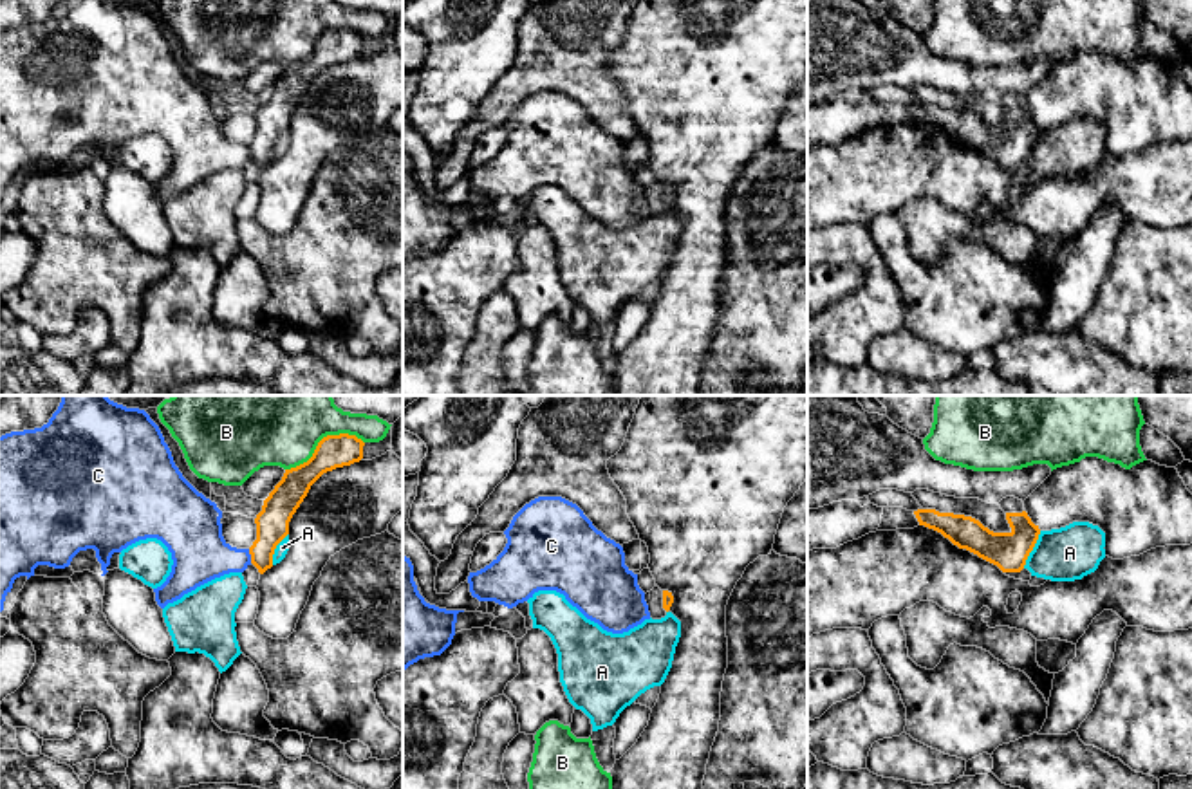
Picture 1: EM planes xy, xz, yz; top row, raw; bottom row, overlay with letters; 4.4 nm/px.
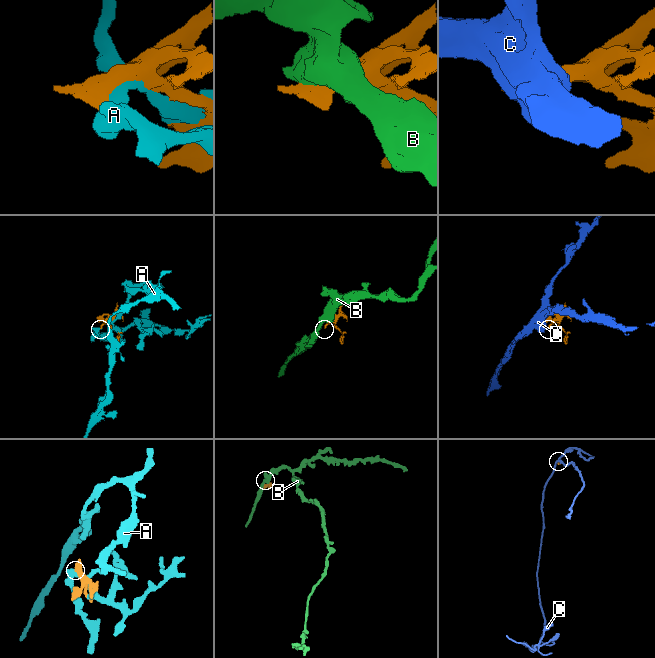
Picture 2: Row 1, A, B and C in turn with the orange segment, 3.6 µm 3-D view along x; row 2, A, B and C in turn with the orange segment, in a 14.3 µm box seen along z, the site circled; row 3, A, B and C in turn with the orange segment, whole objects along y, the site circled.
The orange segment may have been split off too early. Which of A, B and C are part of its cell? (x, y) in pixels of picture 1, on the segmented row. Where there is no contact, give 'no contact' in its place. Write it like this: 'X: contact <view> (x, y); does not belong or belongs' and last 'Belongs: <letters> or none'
A: contact yz (1032, 549); does not belong
B: contact xy (322, 439); does not belong
C: contact xy (251, 556); does not belong
Belongs: none

